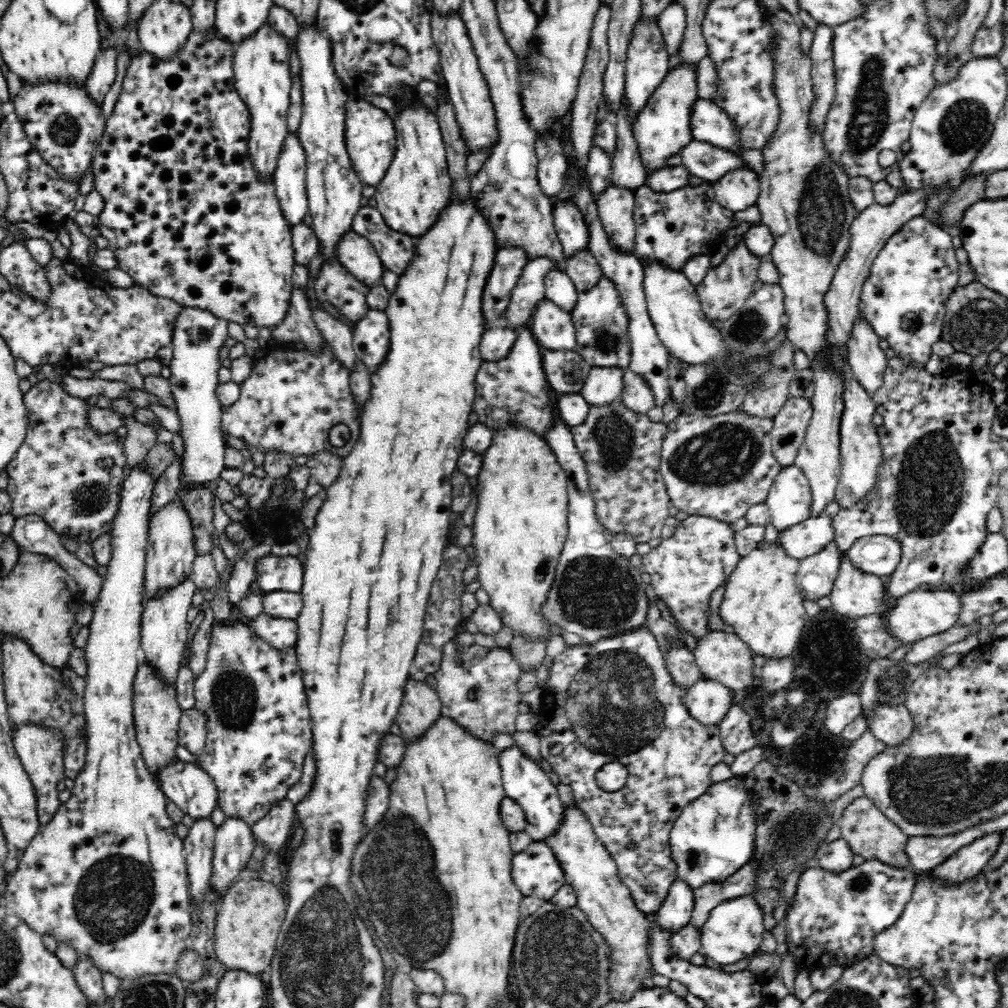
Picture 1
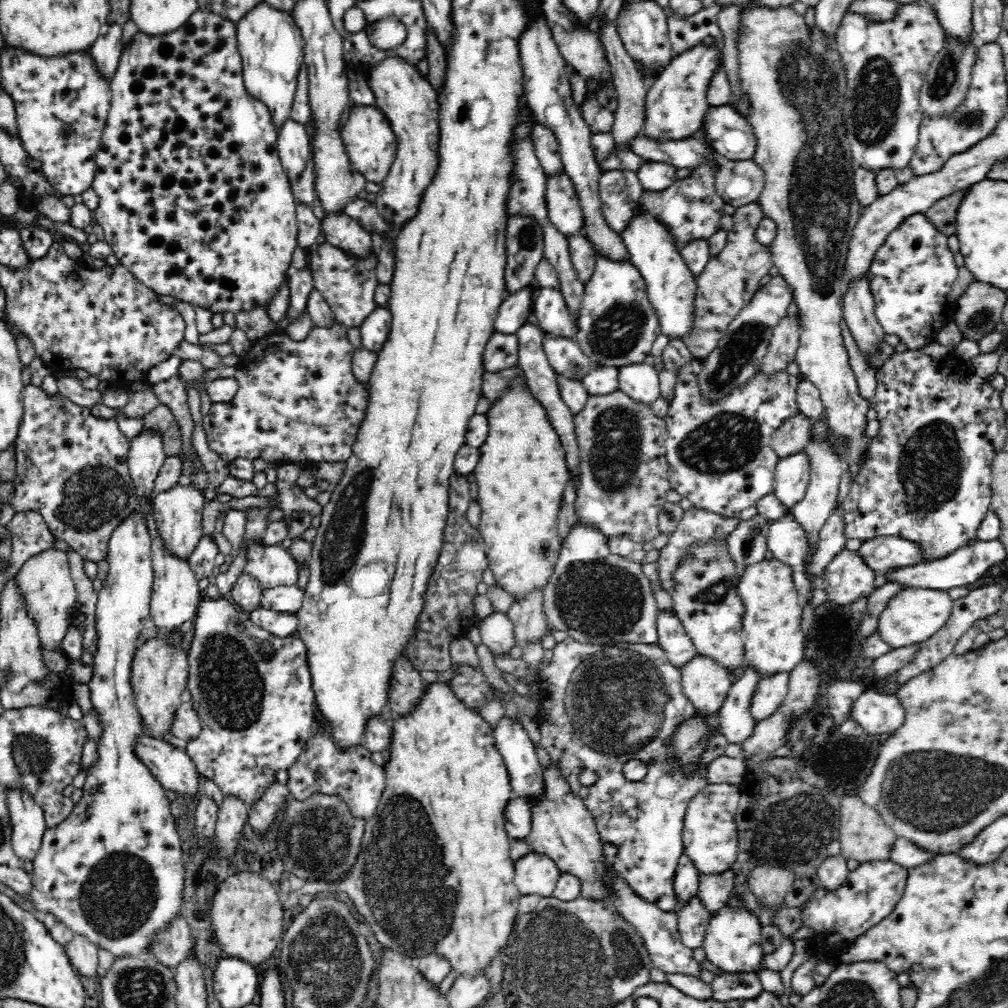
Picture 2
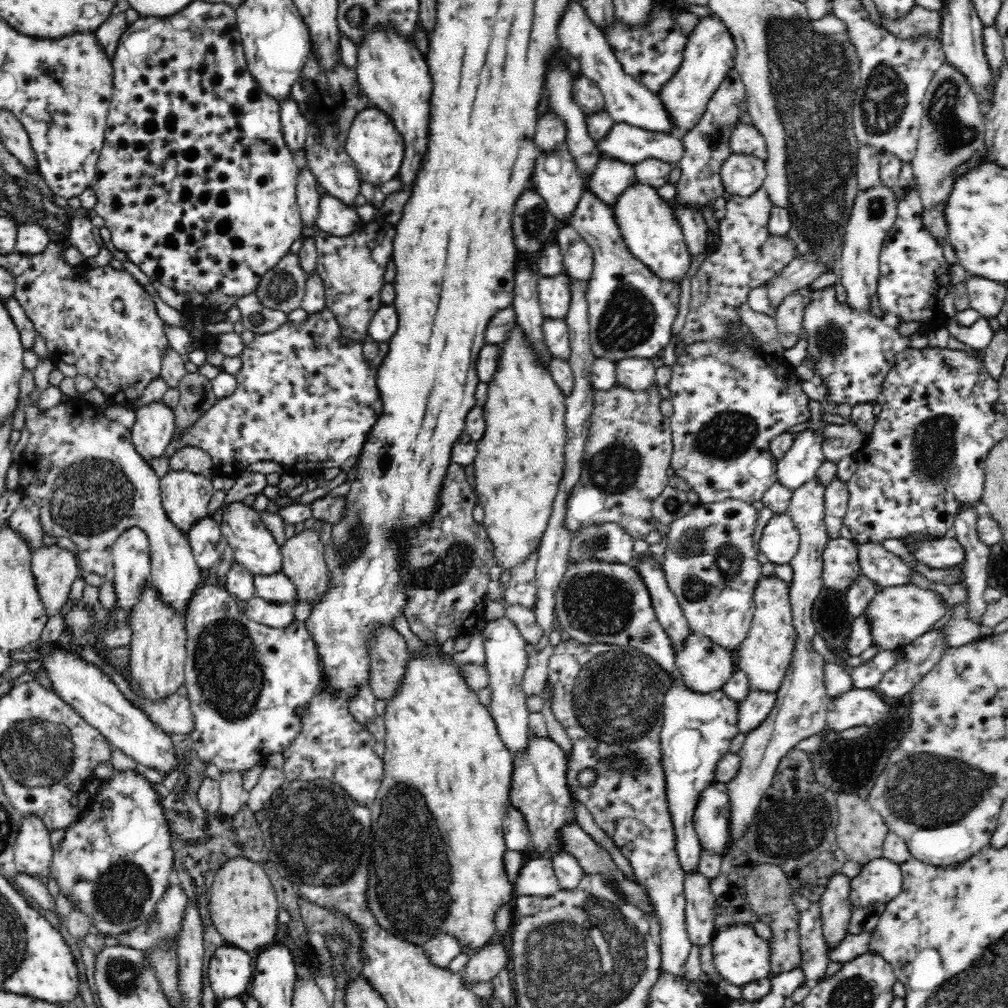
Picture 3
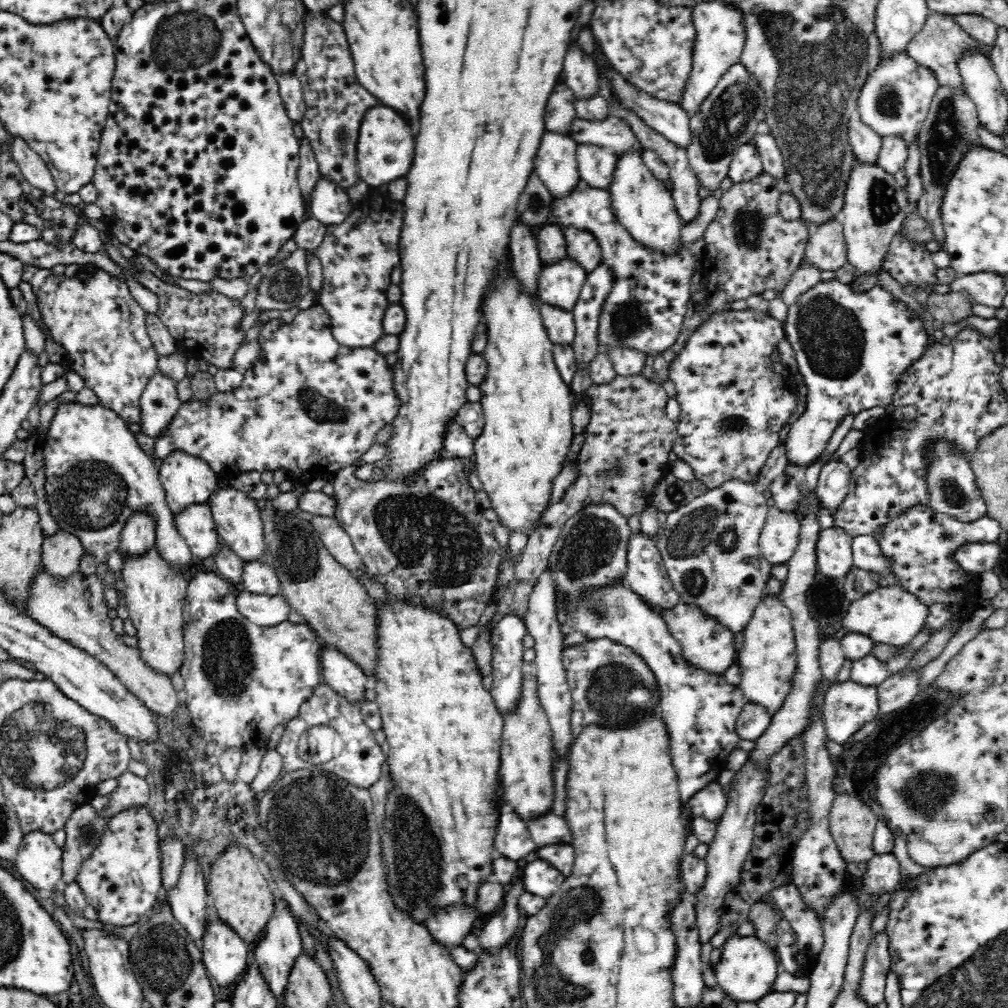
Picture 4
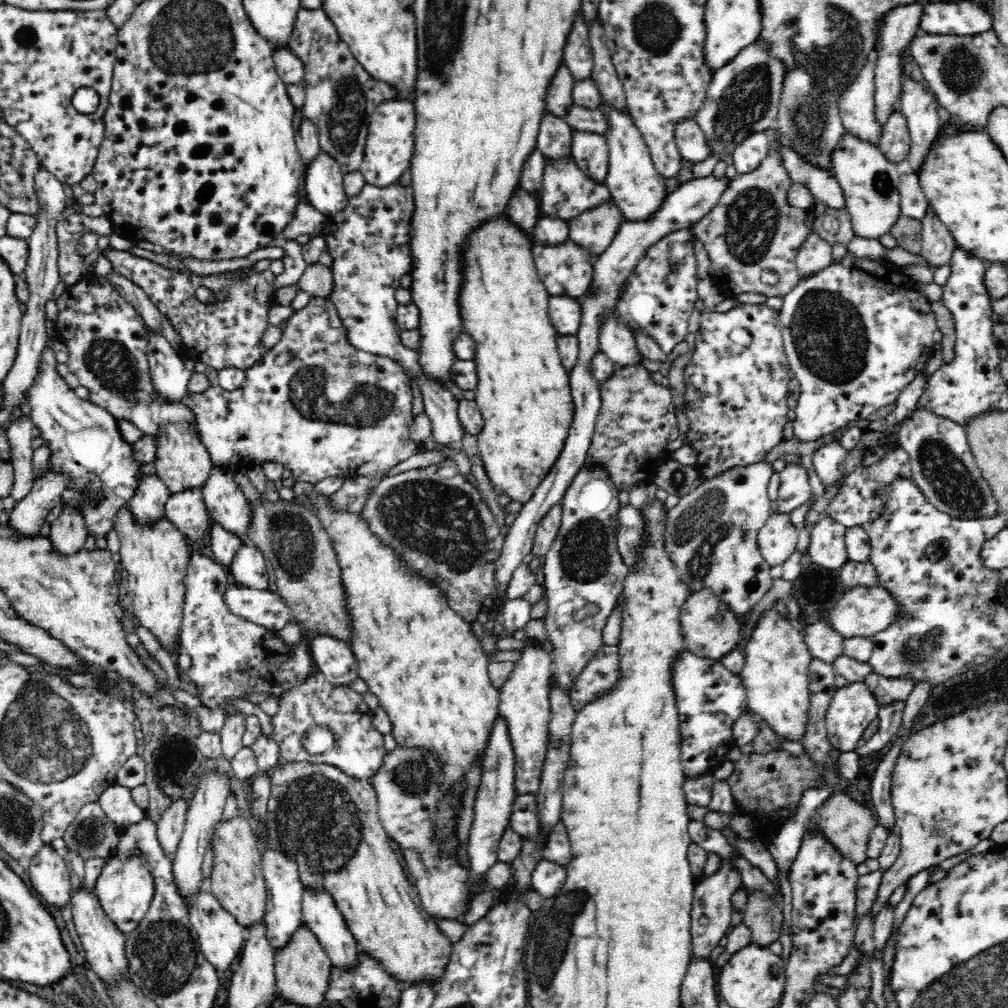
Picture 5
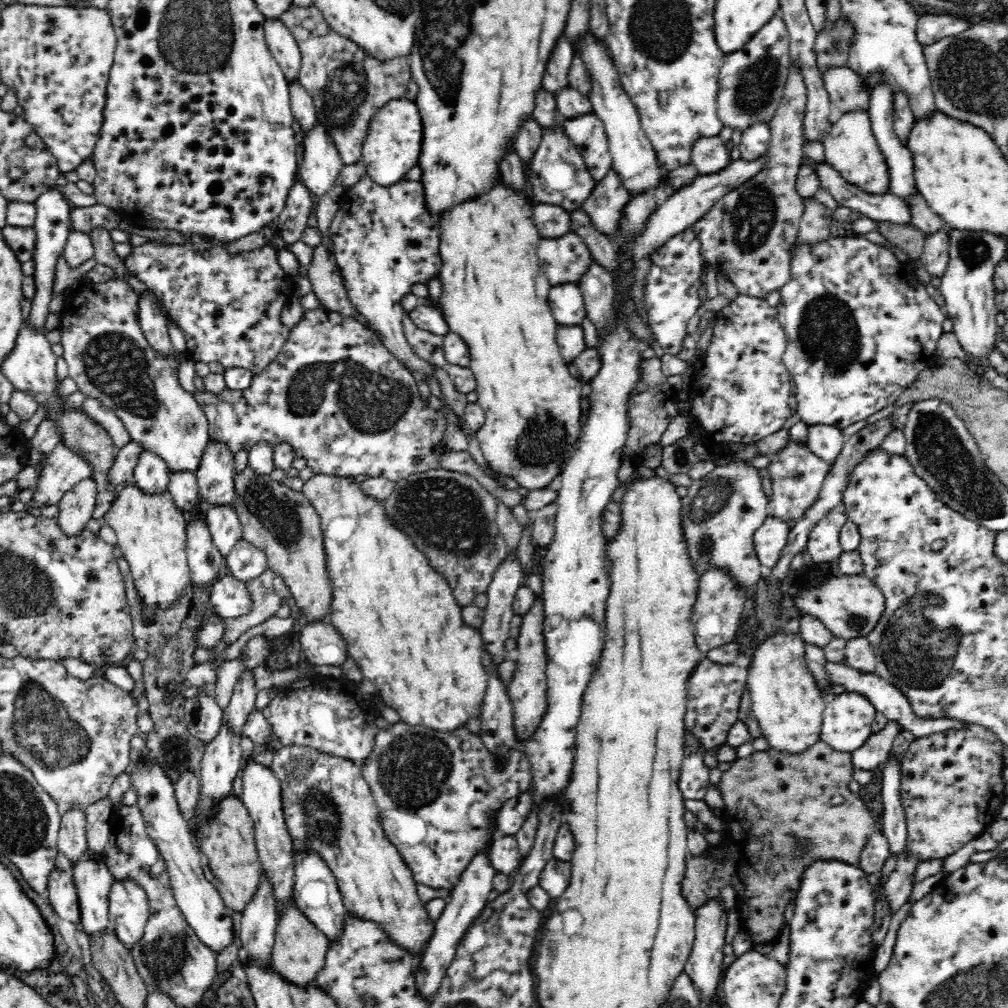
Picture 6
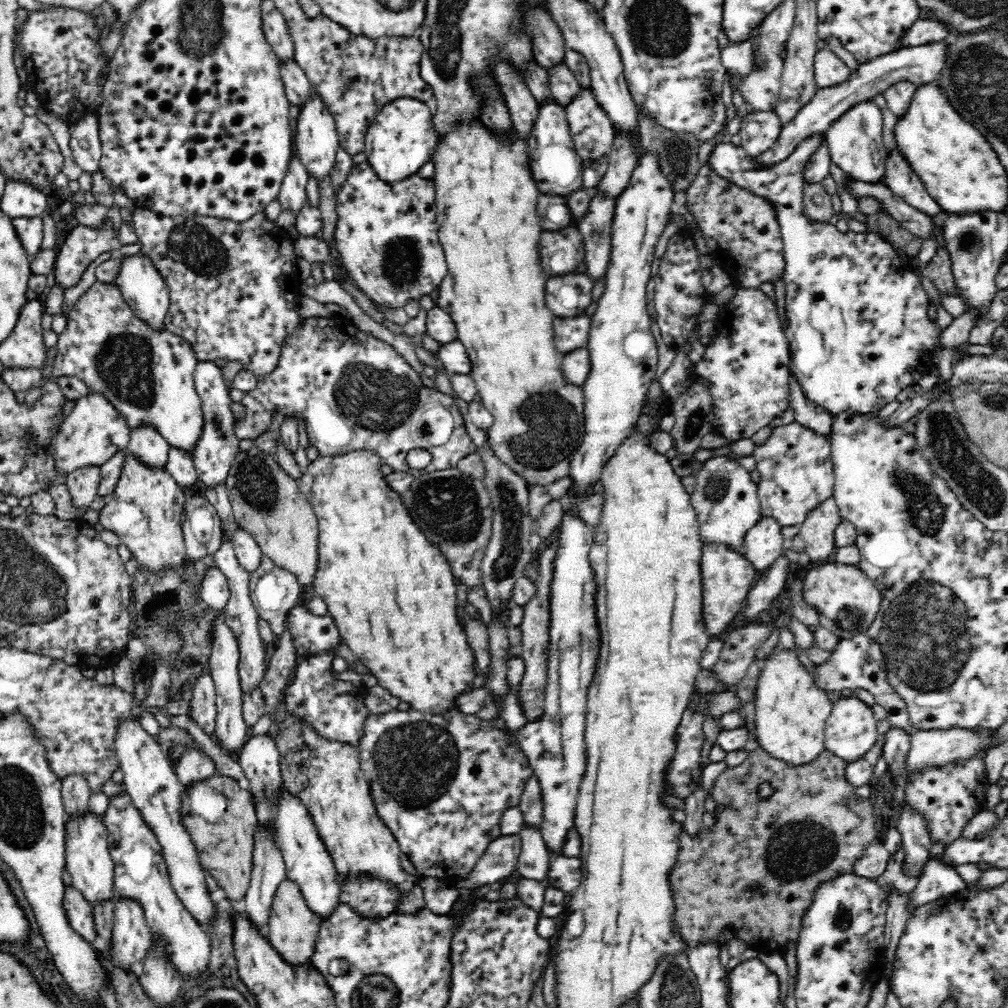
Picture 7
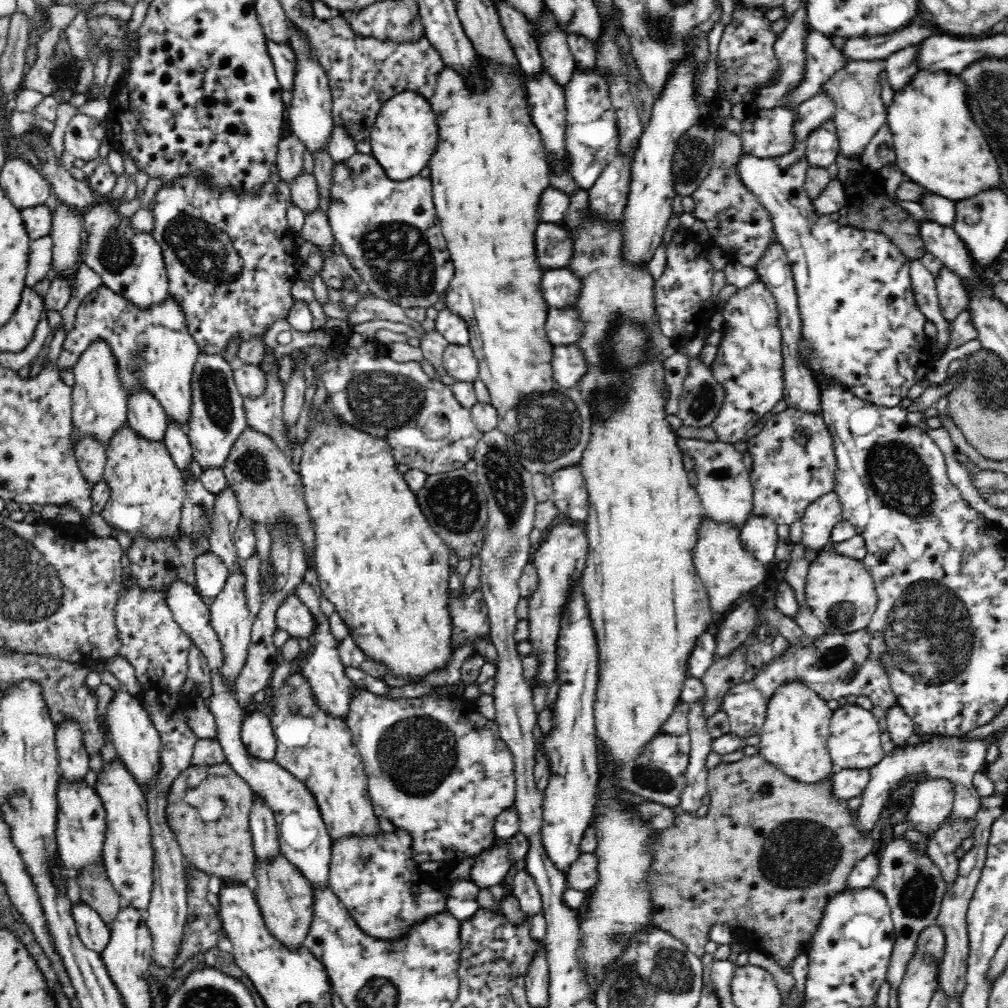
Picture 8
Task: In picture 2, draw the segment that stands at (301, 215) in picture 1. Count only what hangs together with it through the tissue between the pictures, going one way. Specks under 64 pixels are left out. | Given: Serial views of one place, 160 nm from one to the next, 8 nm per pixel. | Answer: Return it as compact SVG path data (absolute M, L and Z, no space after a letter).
M290 119L279 130L277 149L290 187L297 182L311 156L310 136L302 125Z

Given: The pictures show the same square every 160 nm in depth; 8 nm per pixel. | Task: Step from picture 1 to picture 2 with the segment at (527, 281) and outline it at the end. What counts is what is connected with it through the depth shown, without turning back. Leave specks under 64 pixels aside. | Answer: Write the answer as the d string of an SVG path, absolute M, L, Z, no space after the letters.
M535 282L528 284L502 301L493 322L495 332L516 335L520 331L532 317L533 294L537 288Z

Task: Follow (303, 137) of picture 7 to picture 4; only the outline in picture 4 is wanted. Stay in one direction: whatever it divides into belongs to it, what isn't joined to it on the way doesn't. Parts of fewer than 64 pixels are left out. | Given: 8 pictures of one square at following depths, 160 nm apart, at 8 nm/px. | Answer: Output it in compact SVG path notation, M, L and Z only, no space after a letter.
M322 176L319 178L310 200L310 212L314 219L326 227L340 226L354 209L344 189Z

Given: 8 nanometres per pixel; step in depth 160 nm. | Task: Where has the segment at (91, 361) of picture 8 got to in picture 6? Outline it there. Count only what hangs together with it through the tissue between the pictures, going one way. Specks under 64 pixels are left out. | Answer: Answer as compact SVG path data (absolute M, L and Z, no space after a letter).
M58 443L43 463L36 490L28 502L38 508L58 505L61 498L81 480L92 475L90 465L66 445Z

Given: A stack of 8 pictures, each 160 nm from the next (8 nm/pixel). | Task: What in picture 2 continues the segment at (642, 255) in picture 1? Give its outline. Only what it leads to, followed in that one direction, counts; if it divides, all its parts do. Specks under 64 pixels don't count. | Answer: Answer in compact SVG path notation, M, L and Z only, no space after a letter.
M708 163L691 170L691 175L682 180L674 181L672 186L669 186L663 191L648 191L643 190L639 203L639 211L643 214L648 214L660 222L672 234L675 246L680 250L684 246L688 246L690 242L701 240L708 241L709 238L717 231L721 230L720 220L726 215L725 203L718 196L715 189L715 174L718 168L714 163Z

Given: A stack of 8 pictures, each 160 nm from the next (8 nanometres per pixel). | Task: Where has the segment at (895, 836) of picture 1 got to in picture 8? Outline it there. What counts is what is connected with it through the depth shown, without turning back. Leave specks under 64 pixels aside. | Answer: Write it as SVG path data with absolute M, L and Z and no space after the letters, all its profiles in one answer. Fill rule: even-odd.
M758 753L753 756L745 756L740 761L730 764L721 762L716 768L709 769L707 794L710 795L711 801L708 815L705 818L697 818L697 816L691 816L676 806L678 820L674 822L674 826L661 831L655 838L653 871L649 874L649 891L653 900L652 926L670 933L682 941L687 950L701 958L705 954L704 946L710 941L709 931L711 928L715 924L726 924L731 928L734 940L744 945L747 952L756 951L771 956L776 963L789 971L792 961L797 956L806 954L808 942L810 942L810 938L812 938L812 934L822 918L826 903L834 894L838 894L846 888L850 871L854 865L867 854L872 853L874 839L872 839L871 834L867 833L870 830L863 832L861 828L856 827L857 812L849 808L846 800L838 798L833 793L831 776L832 774L826 774L818 782L800 782L784 774L782 769L766 761ZM766 784L772 786L772 790L767 796L764 795Z

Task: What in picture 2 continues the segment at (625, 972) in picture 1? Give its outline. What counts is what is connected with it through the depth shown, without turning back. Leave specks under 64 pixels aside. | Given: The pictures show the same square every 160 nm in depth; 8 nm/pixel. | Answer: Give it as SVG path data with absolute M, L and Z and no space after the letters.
M554 764L550 765L544 772L545 795L543 801L532 803L532 826L531 831L526 836L525 841L531 845L531 850L546 854L549 856L561 870L580 881L580 897L590 901L600 901L606 903L610 911L616 915L619 910L611 902L611 880L614 870L611 862L604 855L604 841L597 831L594 818L585 803L572 791L570 785L566 783L562 773Z

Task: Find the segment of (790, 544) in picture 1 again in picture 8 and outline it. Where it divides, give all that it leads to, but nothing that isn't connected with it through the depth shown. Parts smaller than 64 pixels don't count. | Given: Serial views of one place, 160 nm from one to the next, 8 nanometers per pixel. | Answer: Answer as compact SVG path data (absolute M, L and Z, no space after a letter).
M752 515L739 531L742 546L756 560L766 565L775 559L779 534L772 518Z

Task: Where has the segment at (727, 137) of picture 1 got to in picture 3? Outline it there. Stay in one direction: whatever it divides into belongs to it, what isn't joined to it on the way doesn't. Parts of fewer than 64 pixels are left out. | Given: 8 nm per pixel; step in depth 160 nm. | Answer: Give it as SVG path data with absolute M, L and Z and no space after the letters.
M736 122L730 126L730 151L734 154L752 155L766 160L766 143L764 137L756 127L743 123Z

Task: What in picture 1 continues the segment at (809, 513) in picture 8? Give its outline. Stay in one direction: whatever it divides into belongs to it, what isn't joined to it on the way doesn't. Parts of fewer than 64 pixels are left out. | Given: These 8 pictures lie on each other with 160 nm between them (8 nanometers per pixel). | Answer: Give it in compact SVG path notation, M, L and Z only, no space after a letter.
M842 555L840 570L829 597L836 613L856 620L866 615L886 619L894 601L885 596L885 585L879 576L866 574Z

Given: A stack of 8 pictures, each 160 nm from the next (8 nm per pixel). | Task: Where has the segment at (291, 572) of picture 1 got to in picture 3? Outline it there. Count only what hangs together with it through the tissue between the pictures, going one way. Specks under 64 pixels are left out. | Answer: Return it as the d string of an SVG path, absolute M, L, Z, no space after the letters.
M234 501L223 511L221 533L224 534L229 548L235 554L235 562L242 564L253 576L271 575L282 571L281 546L273 534L261 520L261 513L254 511L252 506L245 506L243 501Z

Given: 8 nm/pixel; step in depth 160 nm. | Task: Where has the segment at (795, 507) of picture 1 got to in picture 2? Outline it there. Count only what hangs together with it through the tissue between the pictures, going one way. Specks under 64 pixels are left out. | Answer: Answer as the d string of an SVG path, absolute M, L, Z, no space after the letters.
M806 453L779 459L774 472L773 493L784 505L784 514L791 514L791 510L805 497L810 470Z

